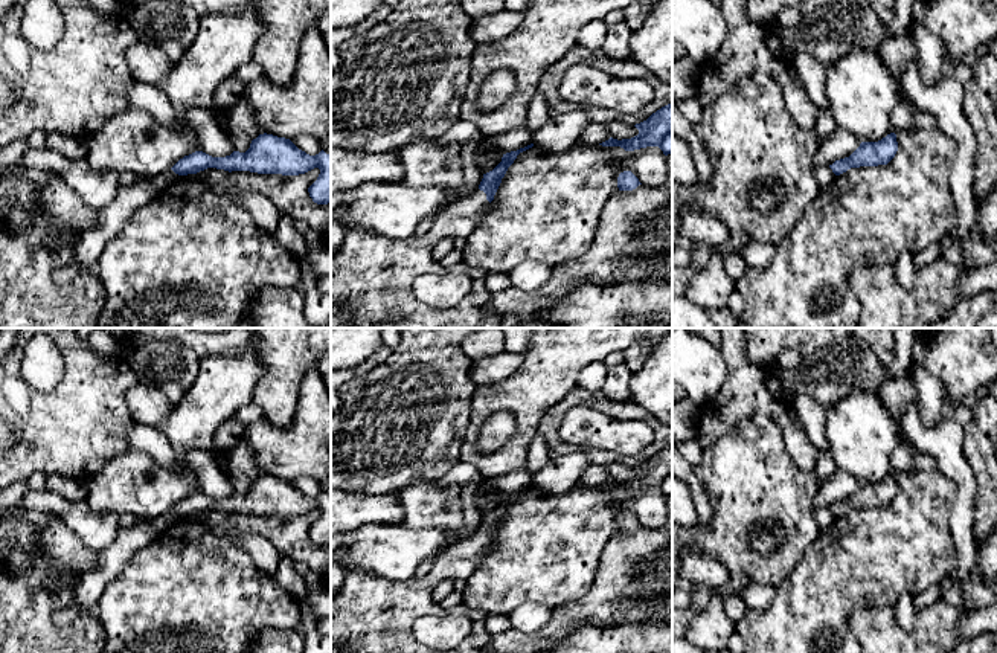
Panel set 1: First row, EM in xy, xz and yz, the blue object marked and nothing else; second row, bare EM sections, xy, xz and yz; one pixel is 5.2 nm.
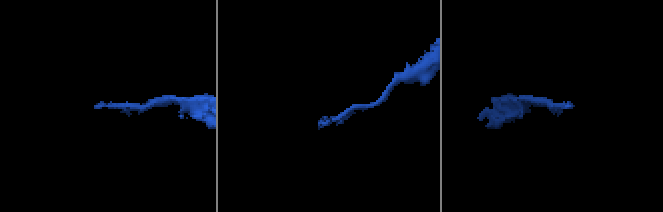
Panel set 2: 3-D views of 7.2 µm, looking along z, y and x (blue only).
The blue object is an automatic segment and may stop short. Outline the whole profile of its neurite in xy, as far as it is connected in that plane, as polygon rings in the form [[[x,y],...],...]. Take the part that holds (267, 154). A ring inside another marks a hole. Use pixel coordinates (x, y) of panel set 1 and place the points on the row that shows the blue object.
[[[264,133],[252,140],[245,153],[233,151],[226,157],[195,151],[180,159],[171,169],[178,175],[188,175],[207,168],[282,175],[299,175],[319,168],[317,180],[308,188],[309,197],[317,204],[331,203],[331,156],[323,150],[309,156],[285,137]]]

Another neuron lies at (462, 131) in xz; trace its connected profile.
[[[459,119],[448,131],[445,131],[439,139],[445,145],[454,145],[462,148],[473,139],[479,139],[477,153],[482,156],[503,156],[503,153],[491,145],[492,137],[486,137],[474,122]]]

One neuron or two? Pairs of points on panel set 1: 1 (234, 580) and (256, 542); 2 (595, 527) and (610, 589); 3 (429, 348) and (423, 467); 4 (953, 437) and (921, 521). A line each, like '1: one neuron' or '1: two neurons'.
1: two neurons
2: two neurons
3: one neuron
4: two neurons

